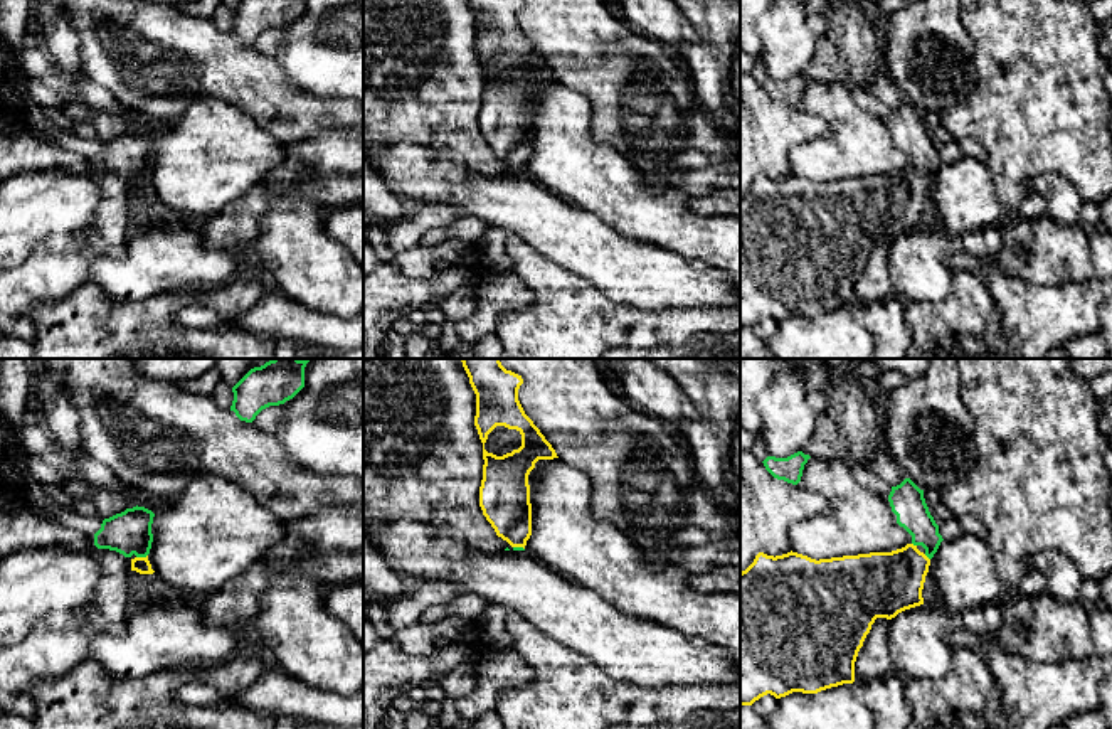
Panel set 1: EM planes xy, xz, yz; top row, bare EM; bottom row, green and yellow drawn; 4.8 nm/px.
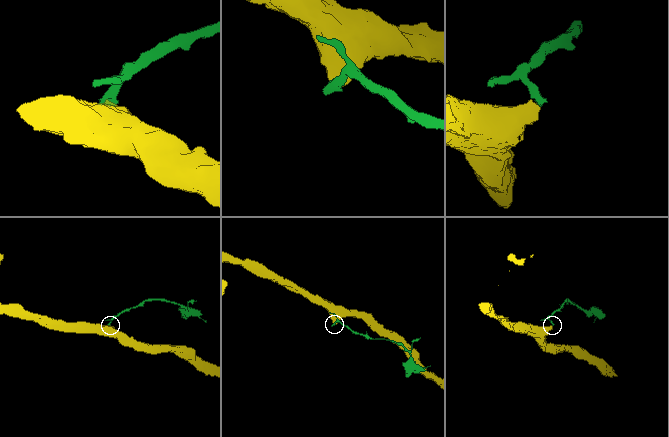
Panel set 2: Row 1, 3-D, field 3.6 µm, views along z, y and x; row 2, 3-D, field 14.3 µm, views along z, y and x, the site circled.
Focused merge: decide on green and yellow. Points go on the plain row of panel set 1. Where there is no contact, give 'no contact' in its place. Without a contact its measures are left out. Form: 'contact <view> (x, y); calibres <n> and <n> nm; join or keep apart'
contact xy (142, 179); calibres 200 and 80 nm; join

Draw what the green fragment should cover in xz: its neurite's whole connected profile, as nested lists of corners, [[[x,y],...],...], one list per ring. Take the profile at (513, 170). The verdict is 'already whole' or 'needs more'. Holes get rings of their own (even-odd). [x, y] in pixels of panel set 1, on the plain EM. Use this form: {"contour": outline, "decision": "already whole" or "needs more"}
{"contour": [[[469,0],[469,7],[476,17],[474,49],[485,82],[479,130],[498,160],[513,173],[525,173],[532,158],[528,98],[538,82],[559,79],[518,24],[522,0]],[[496,49],[516,52],[522,69],[503,79],[488,76],[485,66]]], "decision": "needs more"}

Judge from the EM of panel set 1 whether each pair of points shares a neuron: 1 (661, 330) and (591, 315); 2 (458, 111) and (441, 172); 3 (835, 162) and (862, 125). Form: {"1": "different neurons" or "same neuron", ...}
{"1": "same neuron", "2": "different neurons", "3": "same neuron"}

